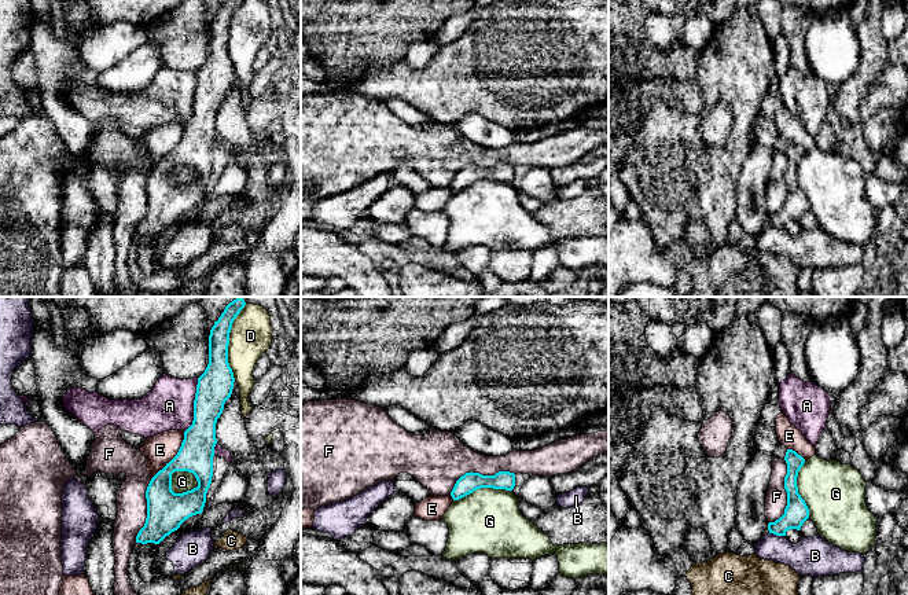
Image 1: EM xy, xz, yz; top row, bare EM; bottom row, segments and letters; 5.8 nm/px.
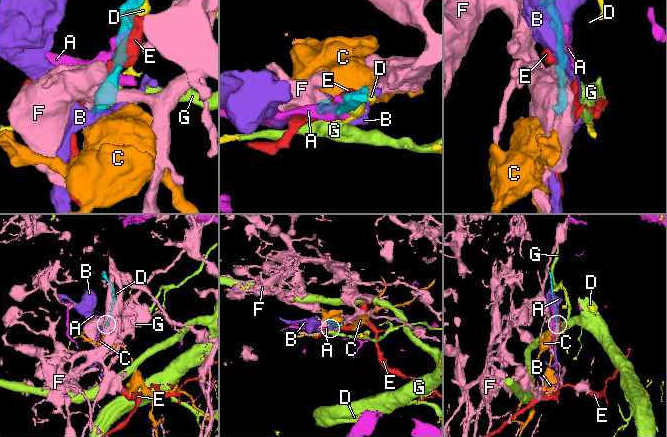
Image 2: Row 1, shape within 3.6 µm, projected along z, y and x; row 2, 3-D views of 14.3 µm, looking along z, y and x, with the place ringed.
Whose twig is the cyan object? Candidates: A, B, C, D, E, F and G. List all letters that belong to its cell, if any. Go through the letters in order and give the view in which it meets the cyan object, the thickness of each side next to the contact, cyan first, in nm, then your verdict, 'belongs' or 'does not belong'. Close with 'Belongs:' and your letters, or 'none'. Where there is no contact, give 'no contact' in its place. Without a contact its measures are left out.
A: meets cyan in xy; 220 nm thick on the cyan side, 280 nm on the other; does not belong
B: meets cyan in yz; 140 nm thick on the cyan side, 220 nm on the other; does not belong
C: meets cyan in xy; 220 nm thick on the cyan side, 20 nm on the other; belongs
D: meets cyan in xy; 200 nm thick on the cyan side, 240 nm on the other; does not belong
E: meets cyan in xy; 200 nm thick on the cyan side, 180 nm on the other; does not belong
F: meets cyan in xz; 120 nm thick on the cyan side, 320 nm on the other; does not belong
G: meets cyan in xy; 200 nm thick on the cyan side, 130 nm on the other; does not belong
Belongs: C

